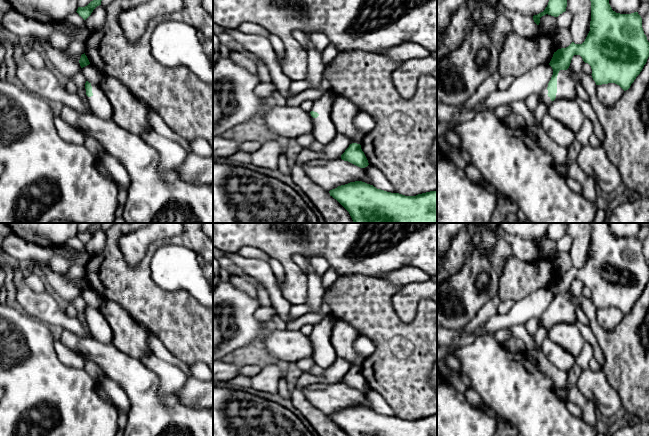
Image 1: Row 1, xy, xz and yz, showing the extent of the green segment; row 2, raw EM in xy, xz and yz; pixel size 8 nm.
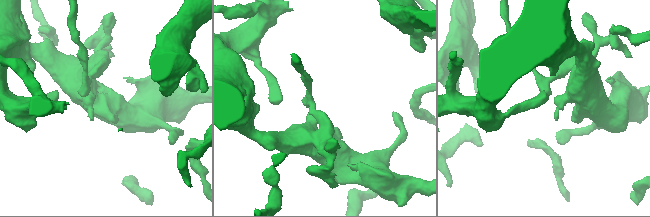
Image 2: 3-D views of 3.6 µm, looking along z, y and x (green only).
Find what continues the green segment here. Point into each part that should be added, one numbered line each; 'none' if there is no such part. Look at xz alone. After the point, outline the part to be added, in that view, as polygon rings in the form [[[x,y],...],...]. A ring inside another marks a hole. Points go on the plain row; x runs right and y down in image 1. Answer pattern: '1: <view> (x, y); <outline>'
1: xz (324, 355); [[[330,314],[314,325],[311,335],[317,336],[317,342],[312,341],[315,364],[323,369],[330,367],[336,360],[337,355],[331,343],[331,332],[338,320]]]

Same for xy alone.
1: xy (99, 327); [[[91,308],[92,310],[92,317],[91,321],[88,321],[89,329],[97,341],[111,345],[113,343],[113,331],[102,315],[100,308]]]

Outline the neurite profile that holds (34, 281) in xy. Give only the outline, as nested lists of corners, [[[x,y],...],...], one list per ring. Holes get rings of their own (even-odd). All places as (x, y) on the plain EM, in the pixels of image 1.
[[[35,273],[28,274],[24,278],[25,284],[30,287],[36,293],[46,292],[46,287],[44,281],[41,277]]]

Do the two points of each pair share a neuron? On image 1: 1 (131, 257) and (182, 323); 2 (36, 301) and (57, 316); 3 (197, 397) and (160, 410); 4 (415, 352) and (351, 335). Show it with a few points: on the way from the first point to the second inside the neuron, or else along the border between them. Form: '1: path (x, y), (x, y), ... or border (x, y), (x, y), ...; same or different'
1: border (151, 244), (134, 266), (126, 263), (119, 249); different
2: path (41, 306), (52, 314); same
3: border (174, 392), (183, 404), (202, 410); different
4: border (340, 321), (349, 323), (360, 335); different

